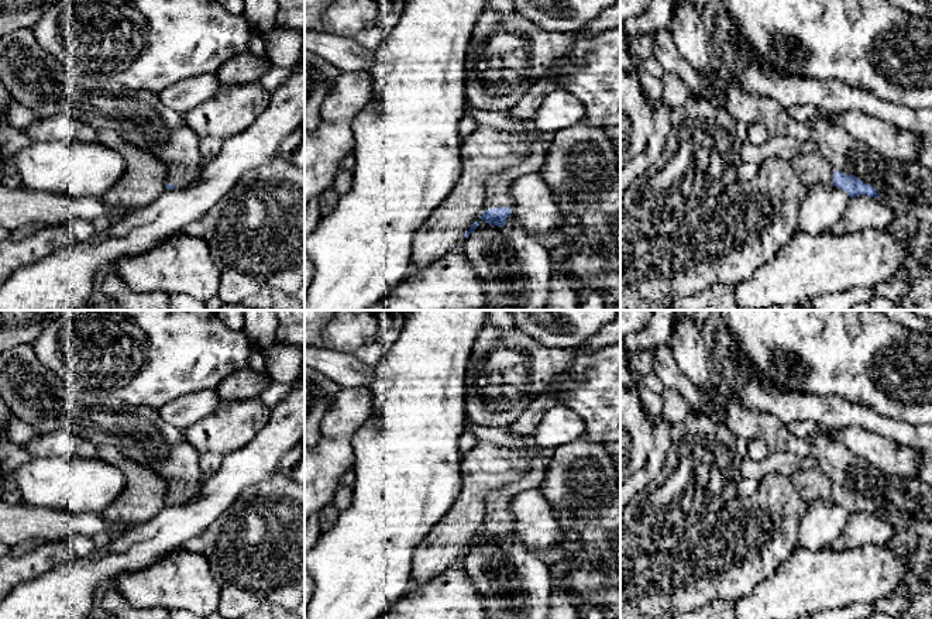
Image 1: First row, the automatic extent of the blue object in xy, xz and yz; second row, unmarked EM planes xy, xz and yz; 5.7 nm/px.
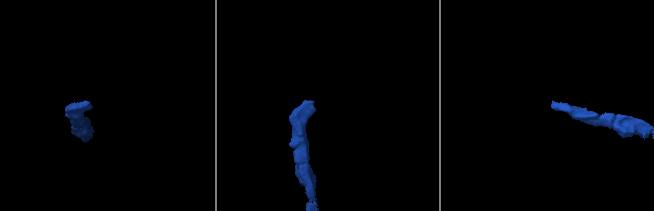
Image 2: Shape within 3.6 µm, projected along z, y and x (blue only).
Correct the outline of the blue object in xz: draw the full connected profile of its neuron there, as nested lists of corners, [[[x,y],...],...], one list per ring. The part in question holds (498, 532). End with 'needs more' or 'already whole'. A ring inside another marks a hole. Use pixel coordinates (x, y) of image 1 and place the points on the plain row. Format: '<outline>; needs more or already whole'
[[[540,450],[532,460],[527,474],[519,481],[505,488],[492,491],[486,498],[485,527],[479,534],[488,540],[503,543],[506,534],[512,530],[513,513],[510,510],[512,499],[522,491],[539,488],[550,465],[551,451]]]; needs more

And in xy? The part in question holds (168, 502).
[[[169,482],[166,505],[175,505],[188,501],[200,484]]]; needs more

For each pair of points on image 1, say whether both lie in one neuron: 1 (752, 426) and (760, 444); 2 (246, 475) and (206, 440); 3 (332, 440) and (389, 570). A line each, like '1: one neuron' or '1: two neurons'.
1: two neurons
2: two neurons
3: two neurons

